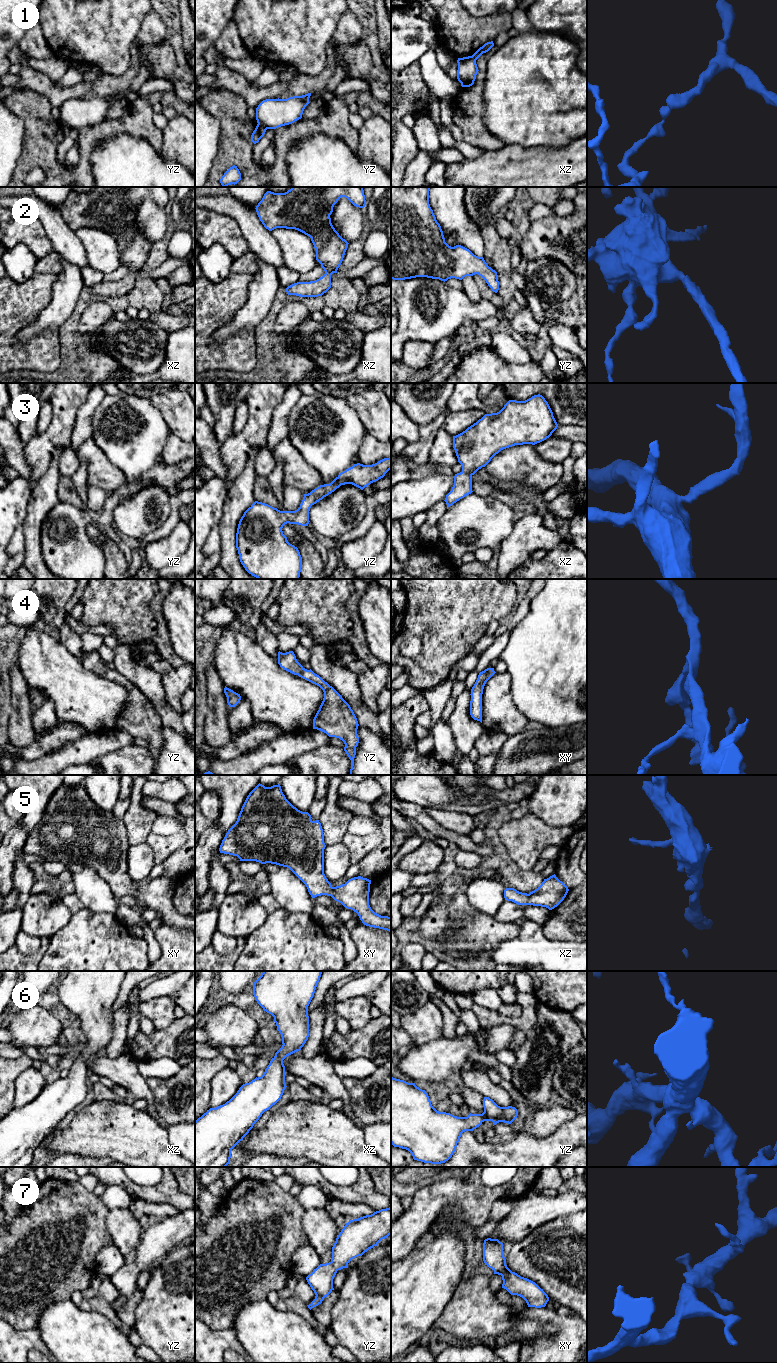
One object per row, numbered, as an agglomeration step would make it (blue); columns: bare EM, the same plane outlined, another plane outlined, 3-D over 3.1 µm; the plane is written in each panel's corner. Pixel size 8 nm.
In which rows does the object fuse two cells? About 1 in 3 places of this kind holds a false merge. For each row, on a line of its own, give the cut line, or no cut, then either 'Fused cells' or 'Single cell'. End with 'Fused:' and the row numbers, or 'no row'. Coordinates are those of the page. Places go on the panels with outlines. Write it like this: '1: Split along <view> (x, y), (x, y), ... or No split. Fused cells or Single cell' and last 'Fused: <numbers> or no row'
1: Split along yz (258, 122), (266, 129). Fused cells
2: No split. Single cell
3: No split. Single cell
4: No split. Single cell
5: No split. Single cell
6: No split. Single cell
7: No split. Single cell
Fused: 1

